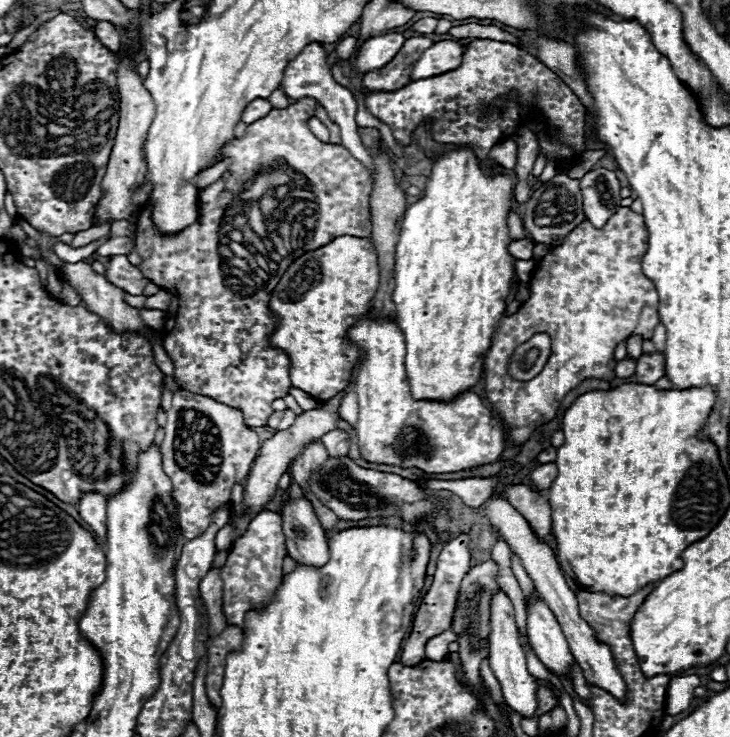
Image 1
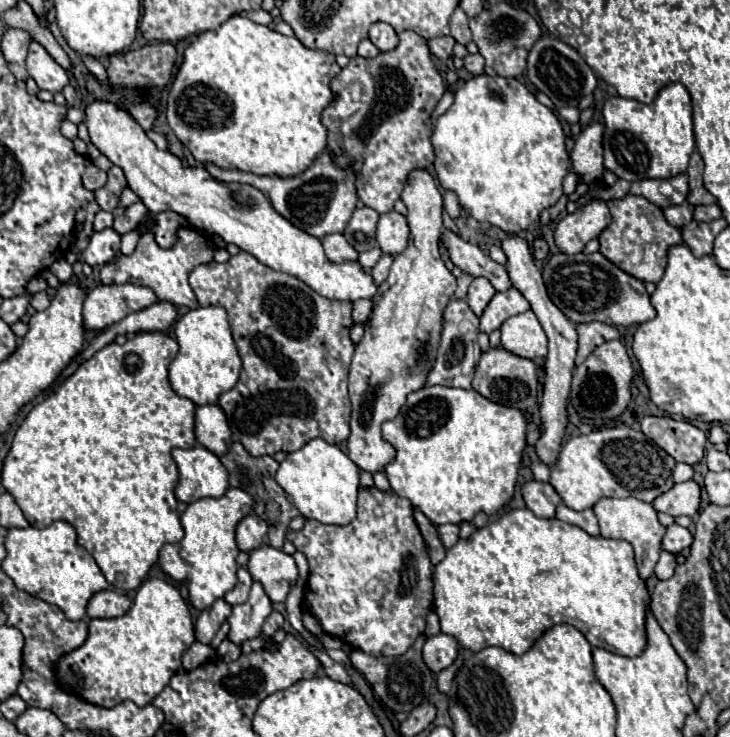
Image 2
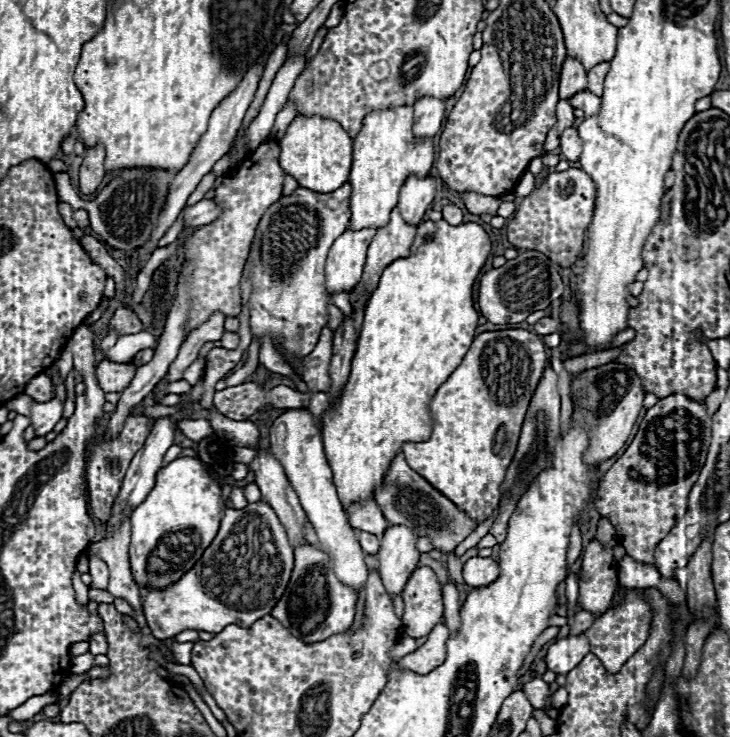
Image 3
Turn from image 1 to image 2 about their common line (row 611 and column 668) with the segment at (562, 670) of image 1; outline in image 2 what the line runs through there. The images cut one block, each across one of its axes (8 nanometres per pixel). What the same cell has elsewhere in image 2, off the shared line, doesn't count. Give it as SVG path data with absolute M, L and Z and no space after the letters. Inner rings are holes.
M670 524L666 530L666 536L662 540L662 548L672 552L672 554L680 554L684 548L688 548L692 544L692 534L688 528L678 526L678 524Z

